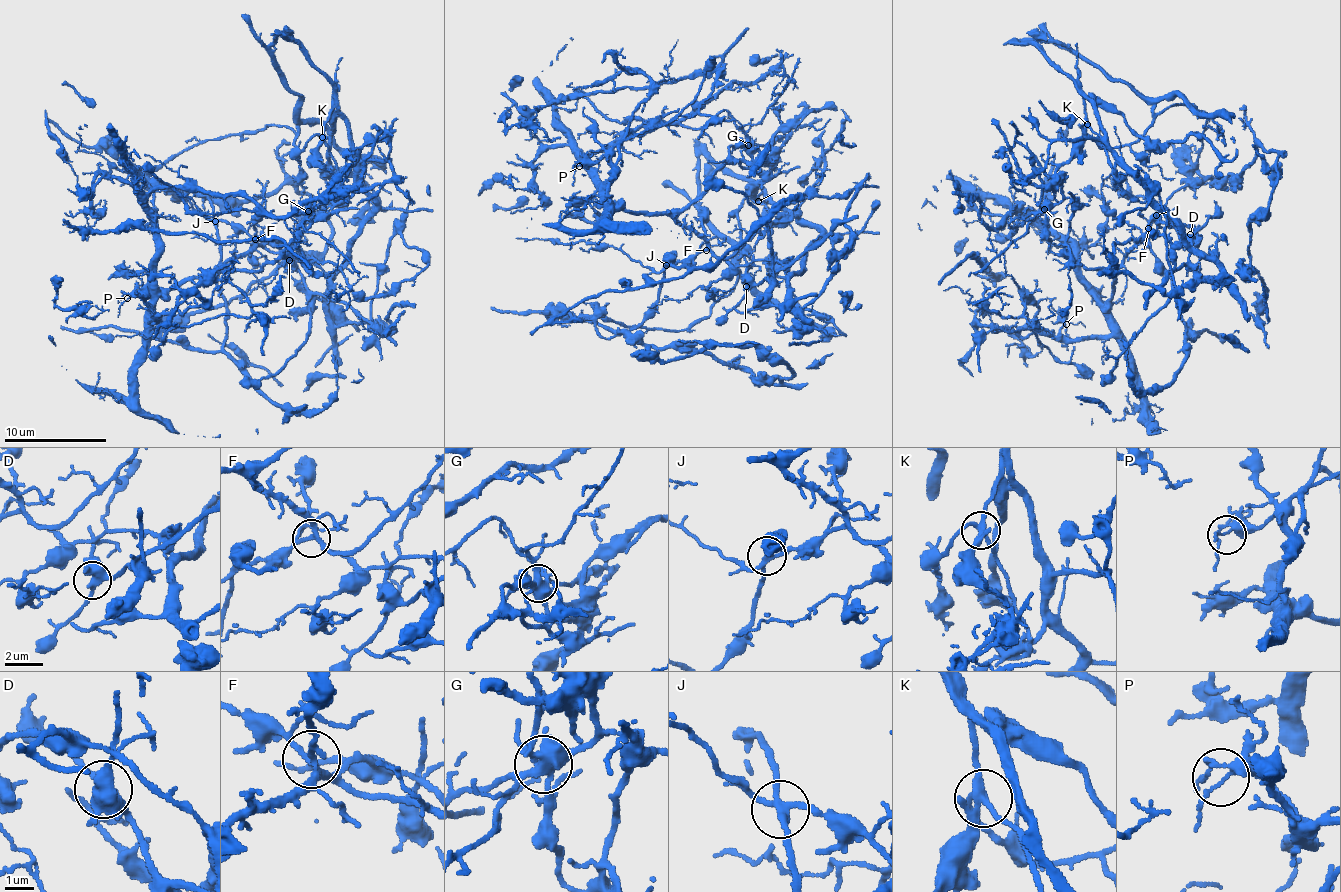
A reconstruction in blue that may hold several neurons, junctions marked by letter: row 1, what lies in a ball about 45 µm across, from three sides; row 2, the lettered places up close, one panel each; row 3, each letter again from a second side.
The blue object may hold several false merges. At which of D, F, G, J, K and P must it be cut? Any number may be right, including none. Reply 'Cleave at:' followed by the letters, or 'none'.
Cleave at: G, J, K

